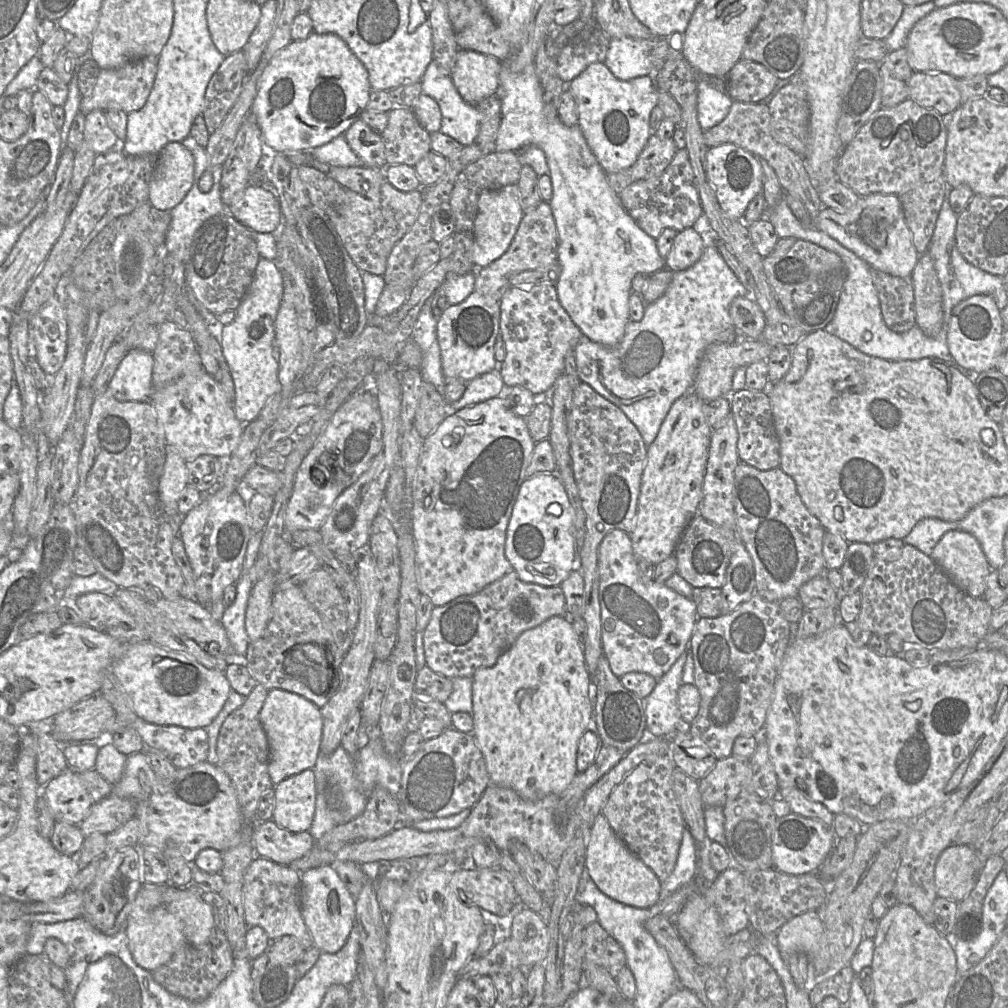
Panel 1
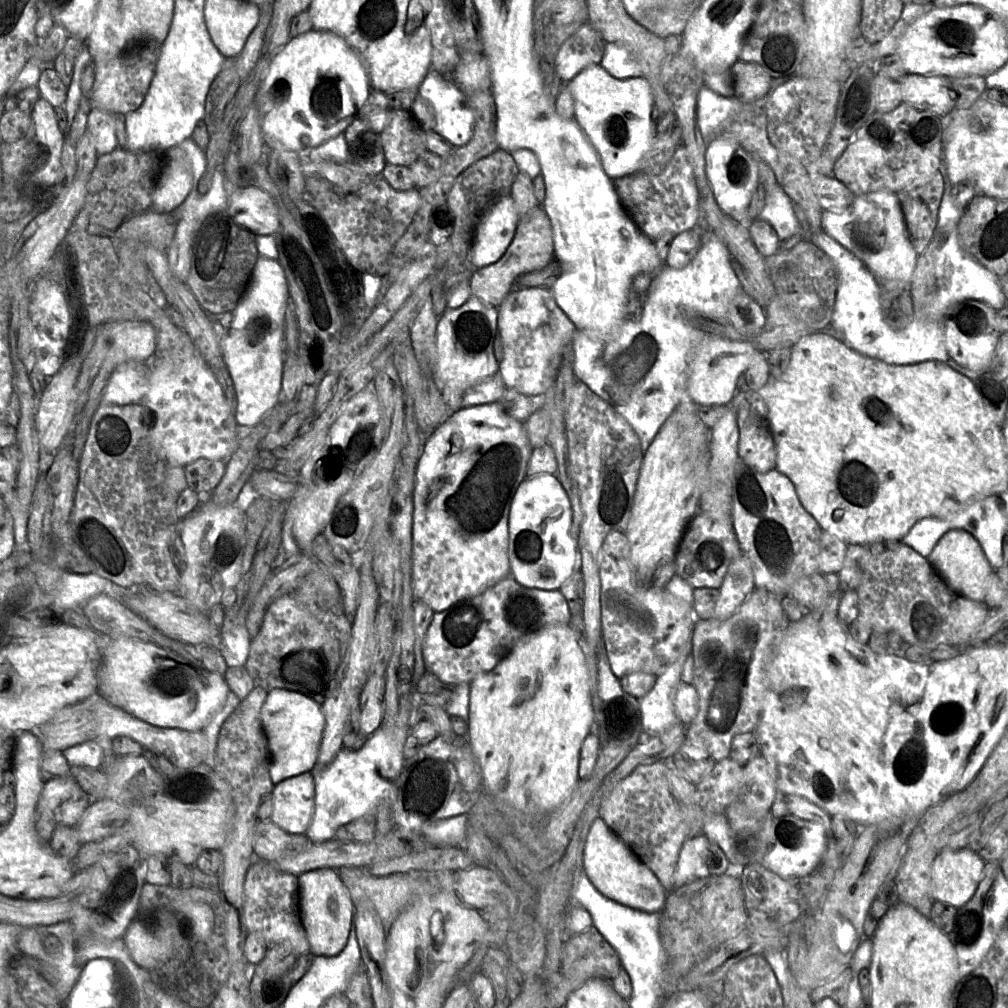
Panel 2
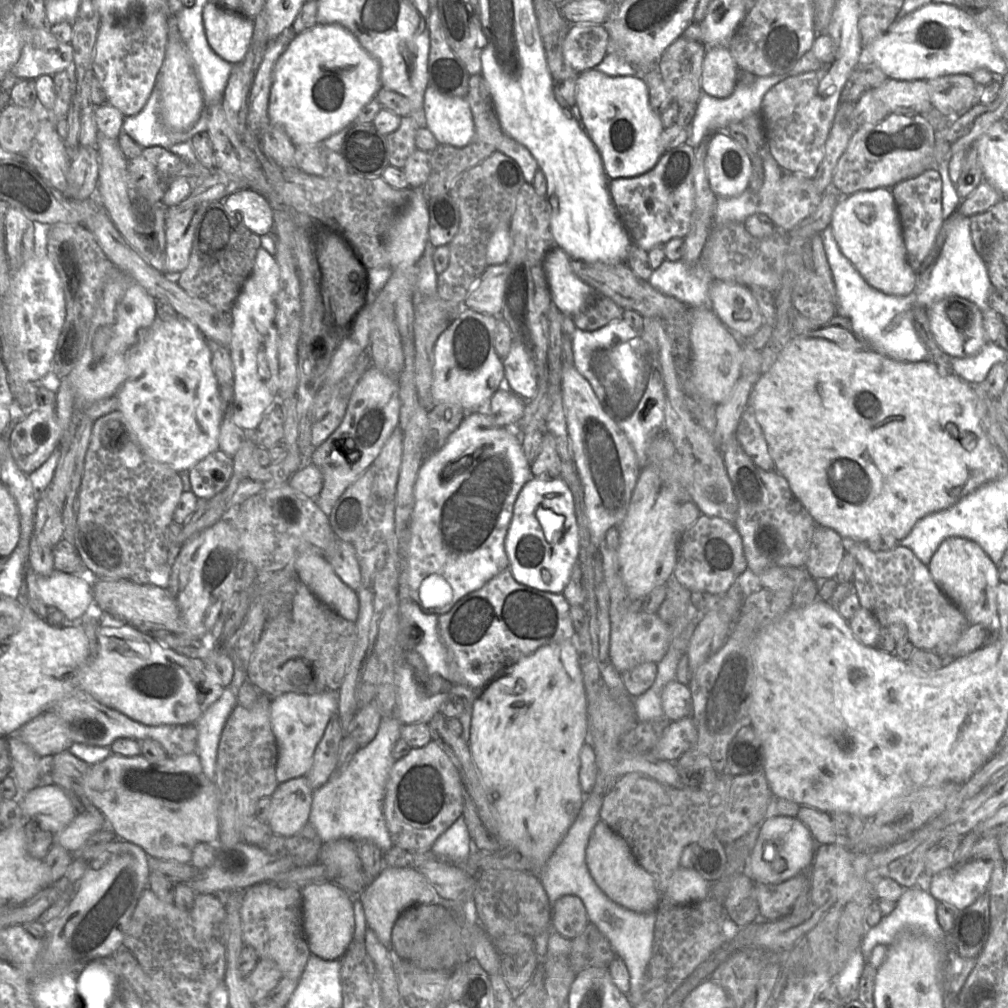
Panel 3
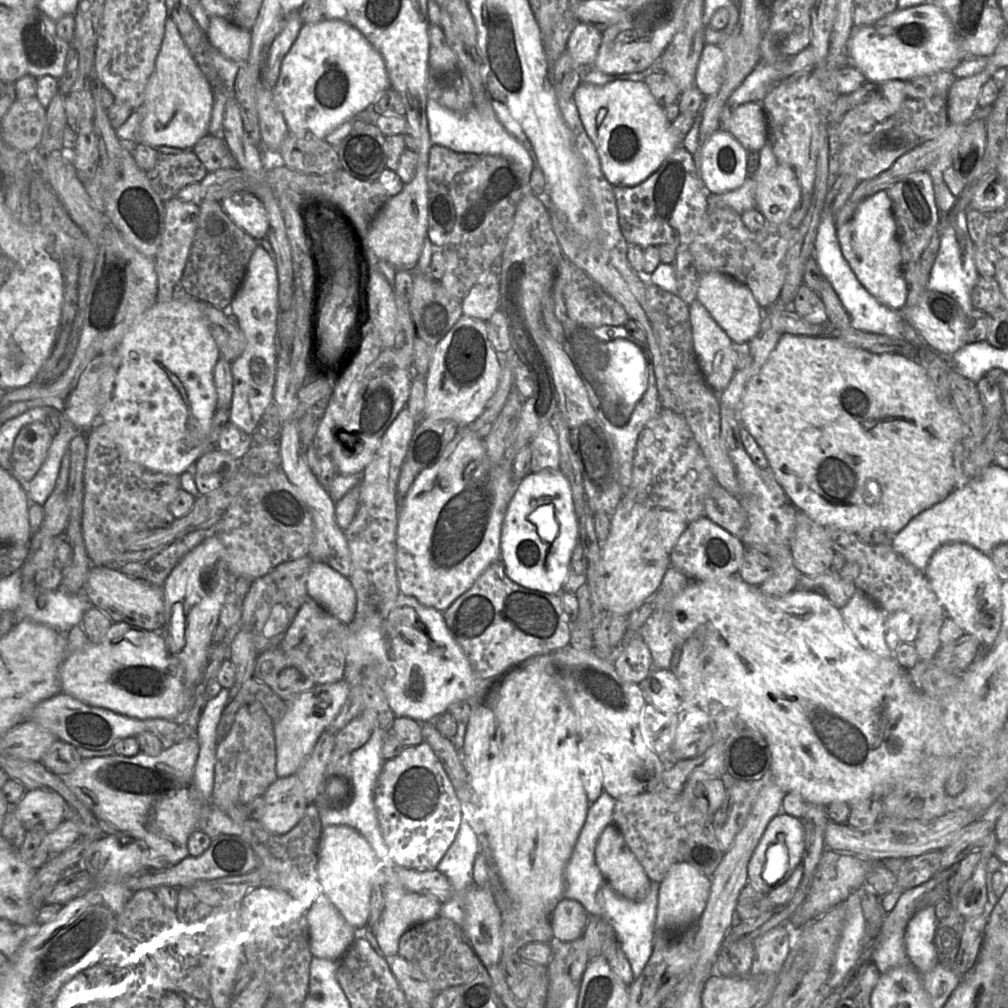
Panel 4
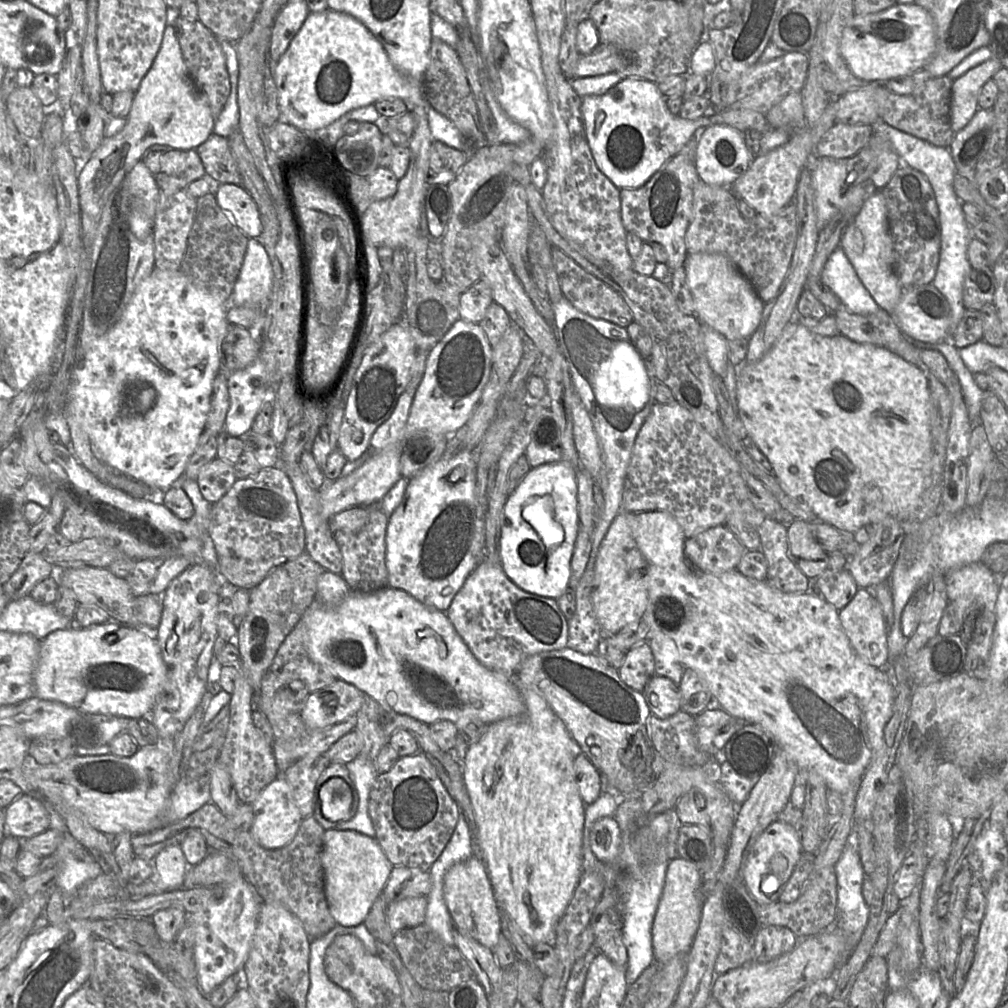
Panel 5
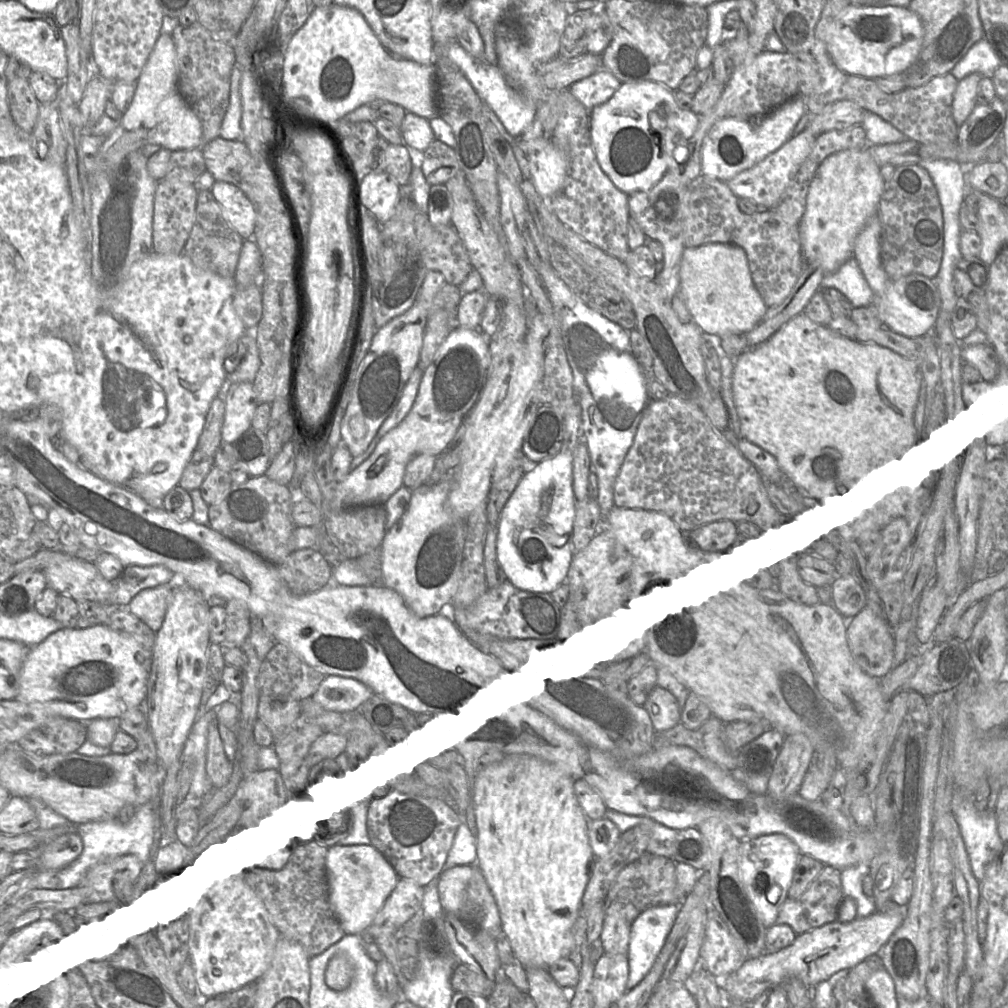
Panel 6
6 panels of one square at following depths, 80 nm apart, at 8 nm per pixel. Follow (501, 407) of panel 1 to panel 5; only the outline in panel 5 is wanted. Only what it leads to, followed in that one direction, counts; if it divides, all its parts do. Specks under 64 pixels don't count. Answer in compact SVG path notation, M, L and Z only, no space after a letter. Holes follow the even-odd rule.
M460 449L454 453L442 456L438 461L427 466L413 478L408 480L408 486L403 500L390 516L388 522L386 532L386 567L388 571L388 586L396 589L401 589L421 603L433 607L444 613L446 613L454 597L463 587L468 576L477 567L481 559L481 553L484 553L485 559L485 521L483 518L477 517L477 467L477 451Z

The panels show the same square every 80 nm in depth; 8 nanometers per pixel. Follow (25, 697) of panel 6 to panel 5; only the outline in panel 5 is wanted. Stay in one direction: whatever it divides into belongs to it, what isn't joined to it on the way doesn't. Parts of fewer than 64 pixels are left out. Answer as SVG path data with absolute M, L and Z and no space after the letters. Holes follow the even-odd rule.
M114 620L87 628L55 630L40 644L39 659L34 674L34 696L61 703L84 713L98 713L130 719L148 717L166 677L167 666L153 632L140 626Z

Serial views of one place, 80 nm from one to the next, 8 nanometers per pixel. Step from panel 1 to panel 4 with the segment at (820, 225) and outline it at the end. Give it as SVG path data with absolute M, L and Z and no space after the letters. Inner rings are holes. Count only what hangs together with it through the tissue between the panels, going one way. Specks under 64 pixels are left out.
M886 190L865 198L852 217L836 230L841 252L860 283L886 307L902 312L908 296L908 285L901 270L900 243Z

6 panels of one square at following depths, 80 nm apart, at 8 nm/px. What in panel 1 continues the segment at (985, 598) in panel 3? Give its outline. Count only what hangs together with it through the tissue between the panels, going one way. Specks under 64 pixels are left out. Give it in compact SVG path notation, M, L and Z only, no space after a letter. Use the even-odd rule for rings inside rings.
M961 530L948 531L930 557L964 592L984 598L986 580L993 569L972 534Z

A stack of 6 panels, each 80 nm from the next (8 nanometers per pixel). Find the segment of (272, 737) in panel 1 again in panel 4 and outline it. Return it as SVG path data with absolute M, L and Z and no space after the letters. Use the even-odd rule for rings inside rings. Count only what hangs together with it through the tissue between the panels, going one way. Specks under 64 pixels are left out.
M344 680L332 684L315 685L286 701L287 710L283 718L274 723L276 747L276 774L278 778L295 775L299 767L312 753L319 737L334 721L345 704L351 686Z

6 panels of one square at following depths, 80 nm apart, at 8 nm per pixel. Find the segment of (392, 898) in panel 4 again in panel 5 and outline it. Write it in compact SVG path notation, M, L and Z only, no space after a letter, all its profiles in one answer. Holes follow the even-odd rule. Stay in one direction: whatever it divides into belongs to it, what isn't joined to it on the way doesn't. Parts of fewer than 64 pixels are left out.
M426 896L395 900L387 905L387 923L395 935L406 928L423 924L426 916Z

